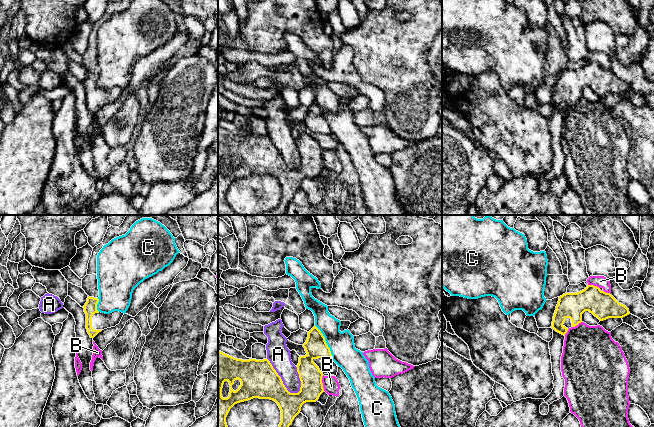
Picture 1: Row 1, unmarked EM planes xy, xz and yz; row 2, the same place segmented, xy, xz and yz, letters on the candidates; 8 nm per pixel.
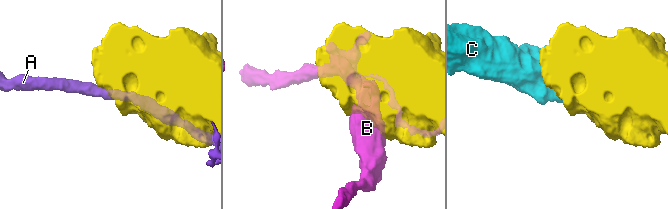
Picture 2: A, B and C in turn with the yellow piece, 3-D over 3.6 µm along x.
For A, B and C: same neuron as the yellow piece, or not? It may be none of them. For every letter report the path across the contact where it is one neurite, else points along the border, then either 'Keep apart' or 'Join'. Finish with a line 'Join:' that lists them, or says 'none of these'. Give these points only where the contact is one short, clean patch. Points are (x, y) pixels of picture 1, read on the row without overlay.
A: Keep apart
B: Keep apart
C: Boundary: xz (315, 101), (324, 113), (331, 134). Keep apart
Join: none of these

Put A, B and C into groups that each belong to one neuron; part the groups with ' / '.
A / B / C

